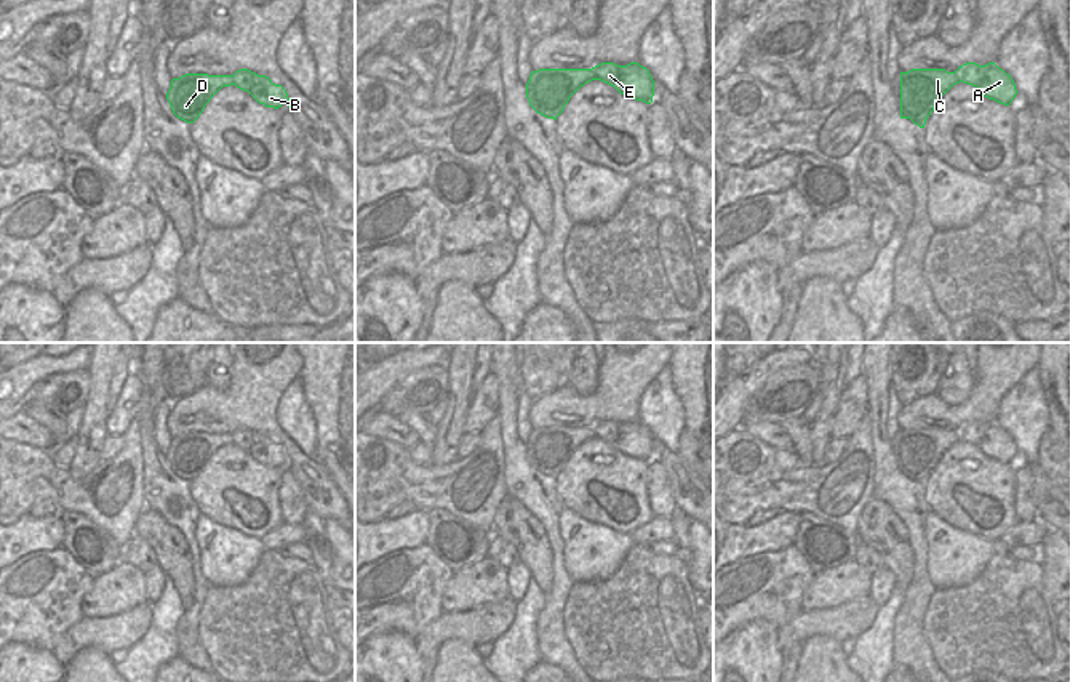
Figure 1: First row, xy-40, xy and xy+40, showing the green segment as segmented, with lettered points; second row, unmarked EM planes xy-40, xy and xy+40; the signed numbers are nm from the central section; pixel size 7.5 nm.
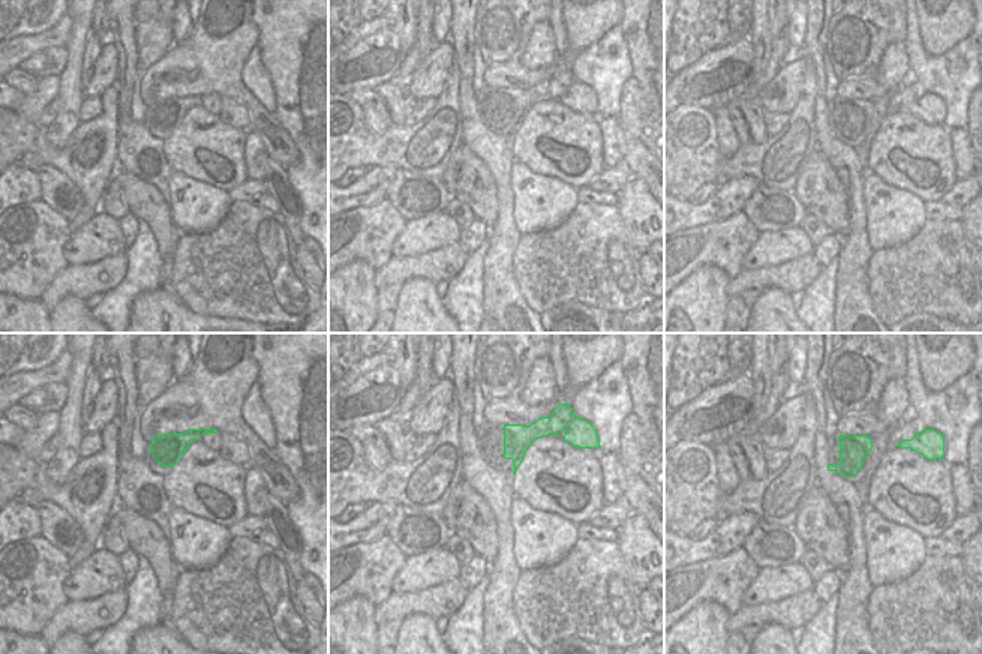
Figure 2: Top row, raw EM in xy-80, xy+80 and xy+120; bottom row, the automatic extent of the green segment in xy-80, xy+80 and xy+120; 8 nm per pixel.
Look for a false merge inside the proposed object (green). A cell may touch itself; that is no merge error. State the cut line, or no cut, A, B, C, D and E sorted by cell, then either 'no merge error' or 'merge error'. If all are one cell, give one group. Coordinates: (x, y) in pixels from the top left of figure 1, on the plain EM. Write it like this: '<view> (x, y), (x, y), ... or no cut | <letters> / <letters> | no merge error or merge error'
xy (590, 428), (597, 437) | A B E / C D | merge error

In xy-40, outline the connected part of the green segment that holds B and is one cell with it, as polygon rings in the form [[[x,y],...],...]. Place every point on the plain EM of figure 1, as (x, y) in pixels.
[[[240,427],[232,434],[232,443],[248,450],[259,463],[278,467],[286,463],[289,467],[293,461],[281,443],[275,443],[269,435],[258,434],[248,427]]]

